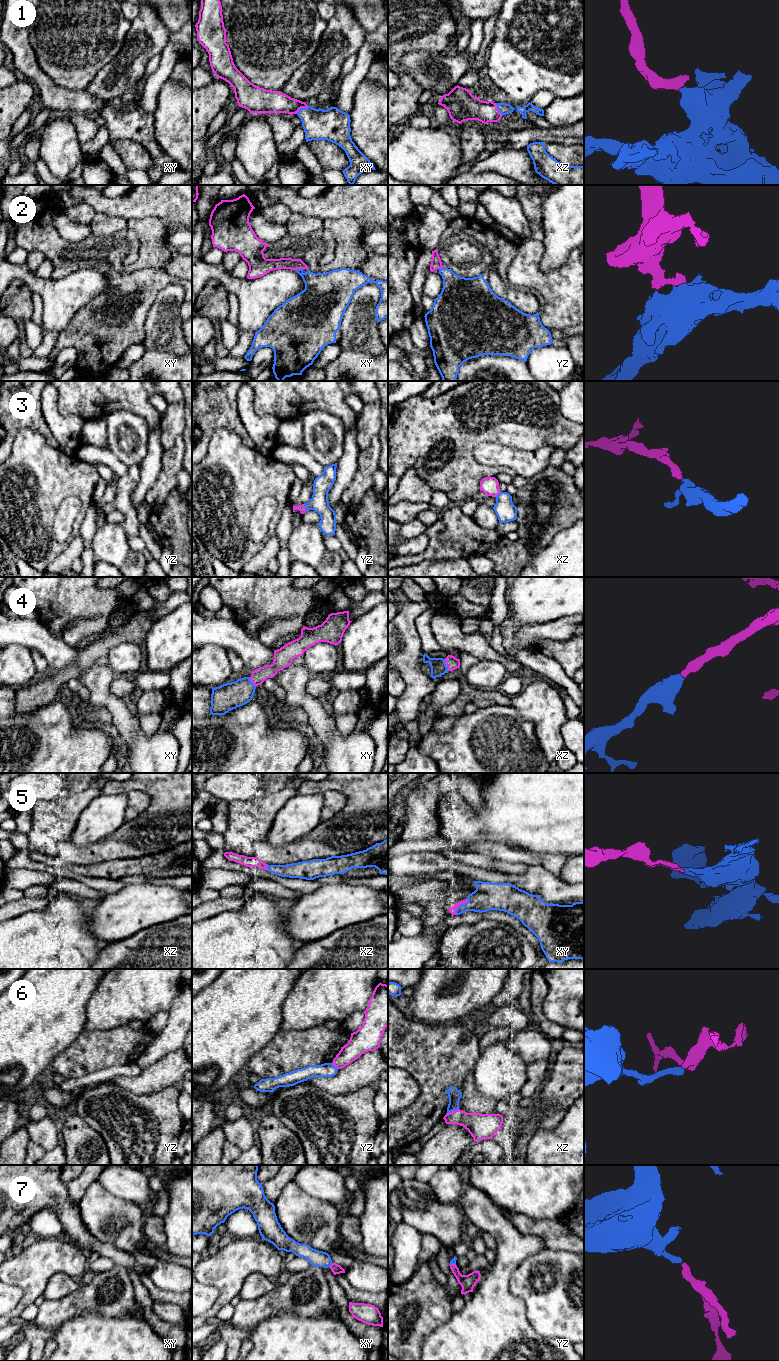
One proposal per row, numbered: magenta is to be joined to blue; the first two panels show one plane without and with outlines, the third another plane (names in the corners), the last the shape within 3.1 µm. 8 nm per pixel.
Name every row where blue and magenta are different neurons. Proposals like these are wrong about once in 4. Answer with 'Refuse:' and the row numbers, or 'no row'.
Refuse: 6

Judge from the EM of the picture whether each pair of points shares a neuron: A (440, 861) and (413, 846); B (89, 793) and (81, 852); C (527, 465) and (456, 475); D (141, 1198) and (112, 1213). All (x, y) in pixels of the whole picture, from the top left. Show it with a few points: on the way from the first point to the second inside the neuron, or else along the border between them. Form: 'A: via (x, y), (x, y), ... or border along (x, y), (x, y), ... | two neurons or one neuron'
A: border along (440, 851), (412, 851), (399, 855) | two neurons
B: via (73, 809), (66, 816), (67, 841) | one neuron
C: border along (486, 465), (507, 466), (517, 474) | two neurons
D: border along (111, 1193), (136, 1203), (146, 1212) | two neurons

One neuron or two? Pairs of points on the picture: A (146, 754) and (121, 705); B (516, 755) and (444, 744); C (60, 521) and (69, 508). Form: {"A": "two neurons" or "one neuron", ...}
{"A": "one neuron", "B": "one neuron", "C": "one neuron"}

